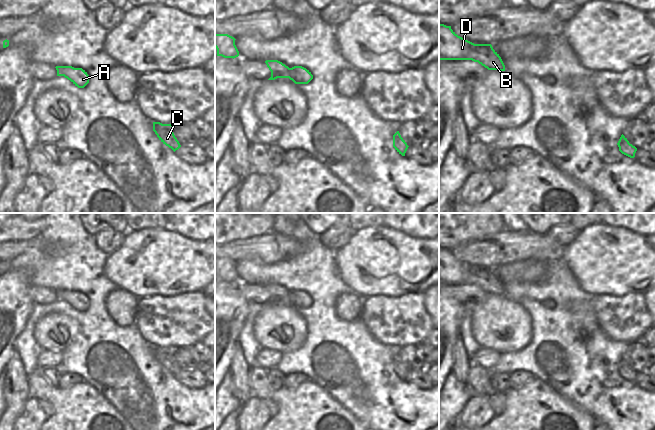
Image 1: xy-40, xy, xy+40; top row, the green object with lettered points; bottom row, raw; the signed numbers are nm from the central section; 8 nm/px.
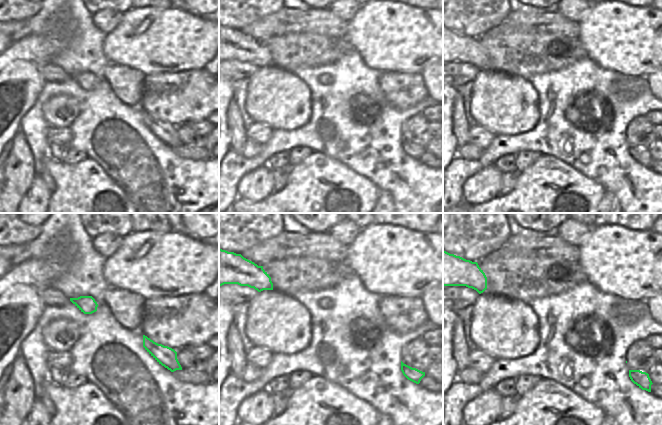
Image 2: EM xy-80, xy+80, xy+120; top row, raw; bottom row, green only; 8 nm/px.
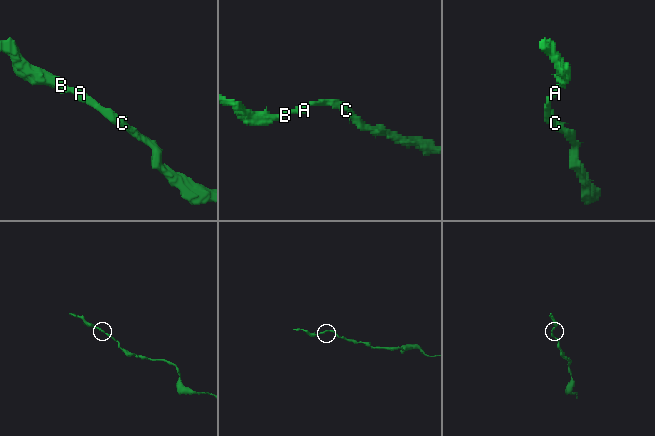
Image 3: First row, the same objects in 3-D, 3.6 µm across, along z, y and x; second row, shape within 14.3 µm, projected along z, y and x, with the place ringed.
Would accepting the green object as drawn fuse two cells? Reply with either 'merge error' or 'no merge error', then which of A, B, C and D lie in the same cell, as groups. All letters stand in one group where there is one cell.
no merge error | A B C D

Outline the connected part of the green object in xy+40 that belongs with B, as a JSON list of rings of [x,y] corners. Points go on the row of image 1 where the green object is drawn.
[[[439,23],[439,60],[472,60],[488,70],[505,71],[491,44],[474,44],[458,36],[451,26]]]

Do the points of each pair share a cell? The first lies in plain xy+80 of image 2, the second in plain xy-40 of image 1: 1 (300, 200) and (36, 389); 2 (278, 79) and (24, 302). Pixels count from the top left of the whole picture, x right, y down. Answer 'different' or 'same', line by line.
1: same
2: different

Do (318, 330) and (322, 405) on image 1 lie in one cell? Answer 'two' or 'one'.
two

